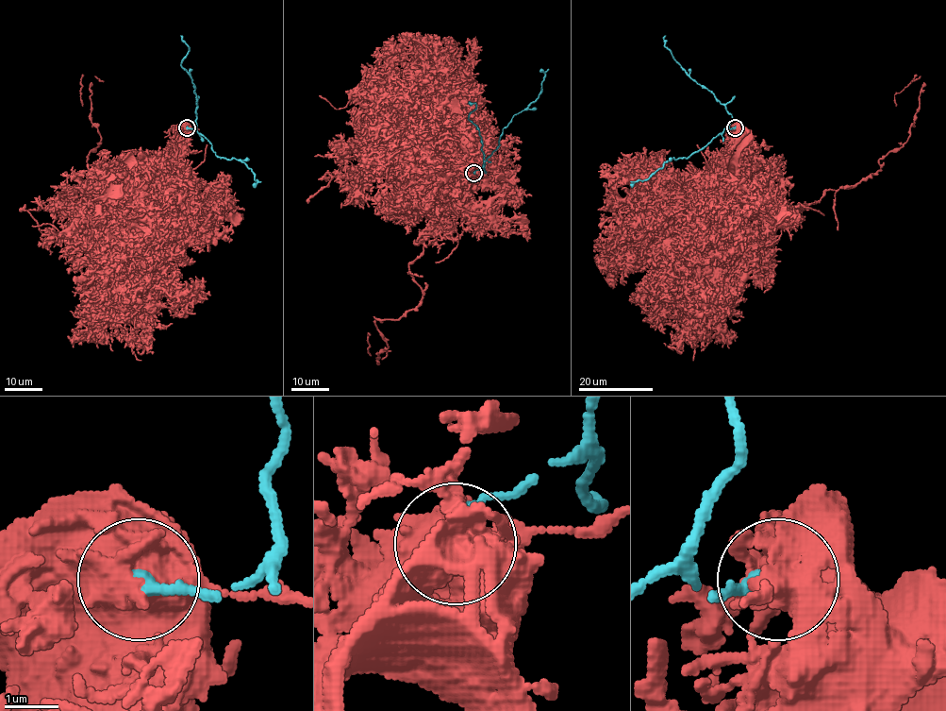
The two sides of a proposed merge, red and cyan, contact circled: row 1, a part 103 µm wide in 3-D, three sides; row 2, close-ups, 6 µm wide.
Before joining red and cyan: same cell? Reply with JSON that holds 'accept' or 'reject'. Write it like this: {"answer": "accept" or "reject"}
{"answer": "reject"}

